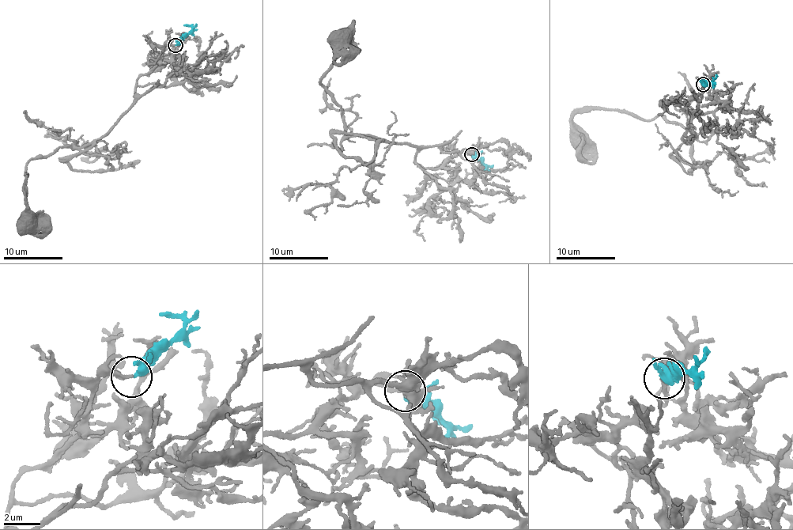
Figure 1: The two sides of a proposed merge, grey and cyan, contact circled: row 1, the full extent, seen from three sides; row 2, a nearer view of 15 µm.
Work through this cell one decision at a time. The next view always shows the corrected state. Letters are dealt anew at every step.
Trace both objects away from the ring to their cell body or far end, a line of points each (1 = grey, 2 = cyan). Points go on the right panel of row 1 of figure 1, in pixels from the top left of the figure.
1: (703, 85), (720, 107), (692, 119), (692, 135), (659, 115), (583, 107), (572, 116), (572, 141), (580, 144)
2: (703, 85), (713, 81), (716, 74)

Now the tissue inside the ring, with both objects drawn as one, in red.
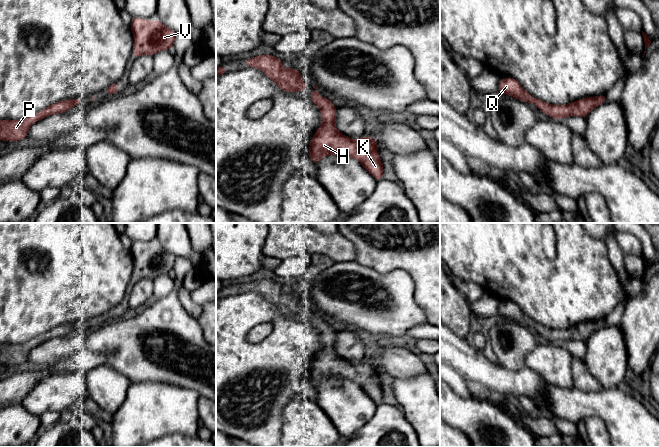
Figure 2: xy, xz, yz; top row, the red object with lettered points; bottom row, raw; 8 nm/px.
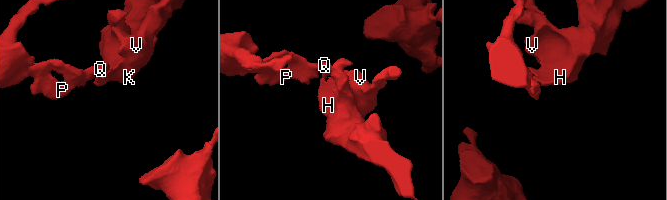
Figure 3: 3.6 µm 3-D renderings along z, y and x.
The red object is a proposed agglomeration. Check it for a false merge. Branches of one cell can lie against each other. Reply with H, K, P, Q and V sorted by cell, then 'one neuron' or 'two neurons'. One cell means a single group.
H K P Q V; one neuron

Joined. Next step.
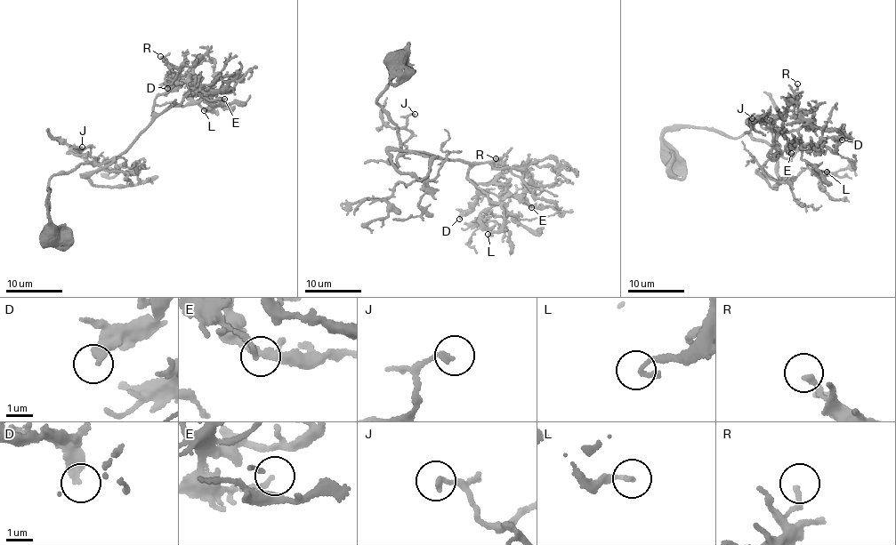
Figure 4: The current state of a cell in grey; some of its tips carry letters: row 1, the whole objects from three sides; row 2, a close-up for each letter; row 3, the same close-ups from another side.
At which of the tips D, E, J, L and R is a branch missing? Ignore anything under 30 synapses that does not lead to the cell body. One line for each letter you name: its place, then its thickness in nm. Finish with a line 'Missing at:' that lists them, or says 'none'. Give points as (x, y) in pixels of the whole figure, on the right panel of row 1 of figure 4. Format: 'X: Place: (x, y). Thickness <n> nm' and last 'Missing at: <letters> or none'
Missing at: none

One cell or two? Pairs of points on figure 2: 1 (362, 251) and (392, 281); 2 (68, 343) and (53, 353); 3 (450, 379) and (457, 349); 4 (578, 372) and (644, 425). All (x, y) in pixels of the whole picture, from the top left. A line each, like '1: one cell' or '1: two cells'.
1: two cells
2: one cell
3: two cells
4: two cells

